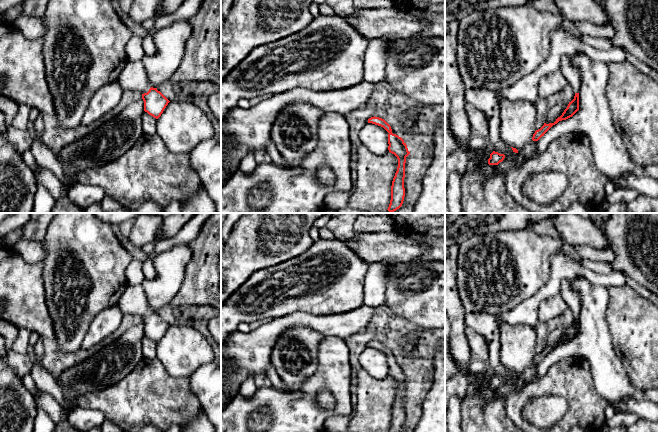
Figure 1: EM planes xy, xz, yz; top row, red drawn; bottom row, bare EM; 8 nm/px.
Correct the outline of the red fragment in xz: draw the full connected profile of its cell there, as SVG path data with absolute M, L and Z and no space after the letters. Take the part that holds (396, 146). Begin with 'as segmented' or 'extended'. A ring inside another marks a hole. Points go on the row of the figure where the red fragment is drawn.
as segmented; M374 116L368 119L368 123L381 126L389 133L388 150L398 159L397 171L395 173L391 186L391 200L387 209L389 212L394 212L402 206L404 201L405 163L406 157L410 154L410 152L408 151L407 145L404 140L398 135L392 133L391 126L384 119Z

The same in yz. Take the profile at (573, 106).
extended; M563 54L561 56L559 70L562 72L562 75L565 77L568 84L572 87L572 90L575 93L574 99L569 102L567 108L554 123L544 123L540 129L535 131L532 137L533 141L538 141L553 125L557 124L559 121L572 117L579 110L579 91L581 86L581 78L578 68L572 63L572 56L567 54Z

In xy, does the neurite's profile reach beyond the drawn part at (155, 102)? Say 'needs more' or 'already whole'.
needs more

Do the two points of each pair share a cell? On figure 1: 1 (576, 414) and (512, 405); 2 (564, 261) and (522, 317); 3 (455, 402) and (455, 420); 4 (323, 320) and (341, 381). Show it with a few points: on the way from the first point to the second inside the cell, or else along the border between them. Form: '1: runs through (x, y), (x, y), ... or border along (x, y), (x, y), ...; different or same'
1: runs through (568, 396), (561, 389), (533, 389), (530, 391); same
2: runs through (556, 275), (554, 281), (532, 303); same
3: runs through (455, 406), (455, 416); same
4: border along (326, 336), (338, 336), (344, 340); different

